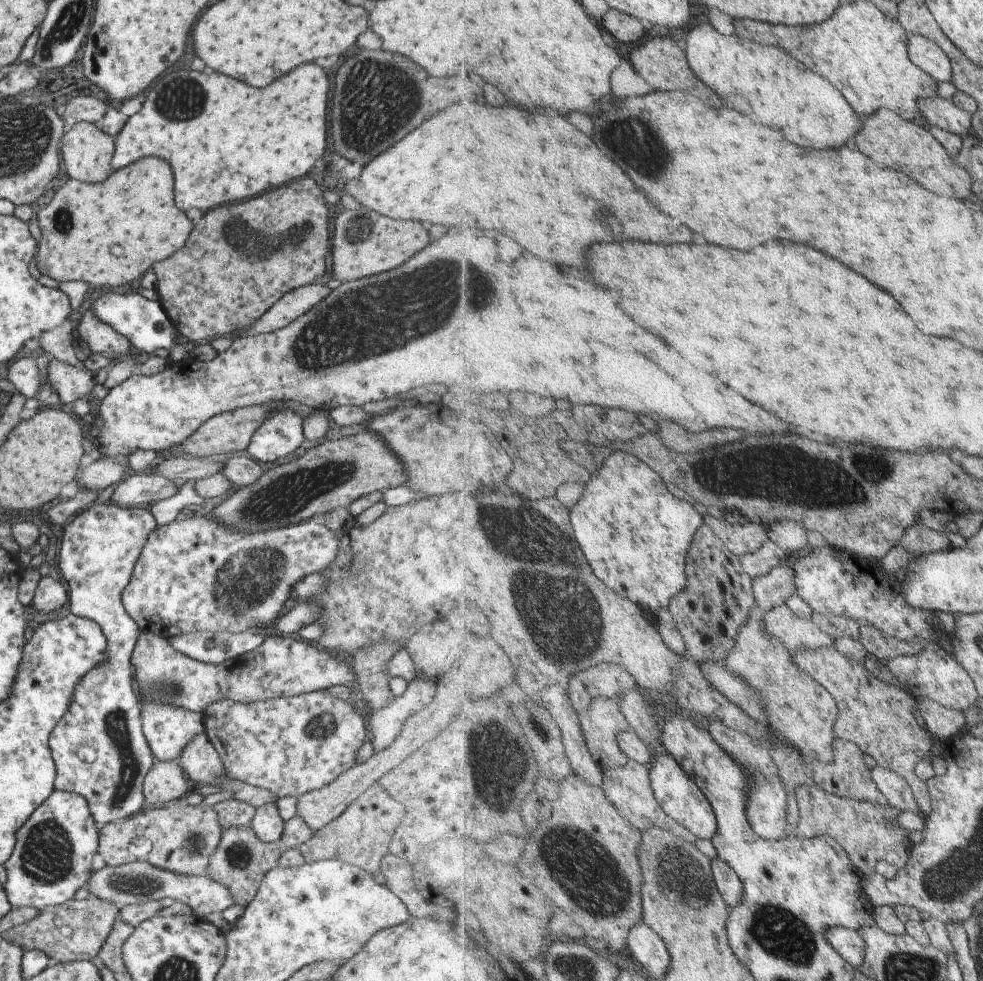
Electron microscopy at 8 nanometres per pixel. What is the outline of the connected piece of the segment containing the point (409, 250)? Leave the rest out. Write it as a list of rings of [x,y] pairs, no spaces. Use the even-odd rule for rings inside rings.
[[[343,212],[337,216],[333,238],[331,238],[331,272],[332,278],[344,283],[345,280],[357,280],[363,276],[373,276],[385,270],[391,270],[405,260],[409,260],[415,252],[419,252],[427,242],[427,232],[419,222],[401,222],[393,218],[379,216],[377,212],[369,212],[369,228],[343,228],[345,222],[359,218],[357,212]]]

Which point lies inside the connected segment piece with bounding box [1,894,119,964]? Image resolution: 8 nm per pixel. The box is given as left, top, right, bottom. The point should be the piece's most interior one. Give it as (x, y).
(74, 930)

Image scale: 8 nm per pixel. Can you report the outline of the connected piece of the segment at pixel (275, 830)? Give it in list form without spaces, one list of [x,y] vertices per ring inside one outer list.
[[[265,803],[253,808],[249,826],[260,841],[274,843],[280,839],[284,822],[279,817],[275,805]]]

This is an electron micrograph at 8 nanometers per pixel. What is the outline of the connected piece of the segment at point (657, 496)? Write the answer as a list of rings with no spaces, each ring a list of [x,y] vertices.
[[[629,449],[616,450],[603,463],[603,466],[597,471],[597,474],[588,482],[584,495],[580,498],[579,504],[575,505],[570,511],[570,517],[574,524],[574,531],[578,543],[586,550],[588,563],[594,570],[594,573],[609,587],[615,588],[615,591],[623,597],[627,597],[638,604],[642,604],[651,612],[658,612],[660,609],[671,608],[673,601],[688,588],[687,555],[693,544],[696,532],[705,524],[706,516],[699,514],[699,510],[691,502],[673,496],[665,484],[667,480],[657,474],[655,469],[646,463],[643,458],[631,454]]]

